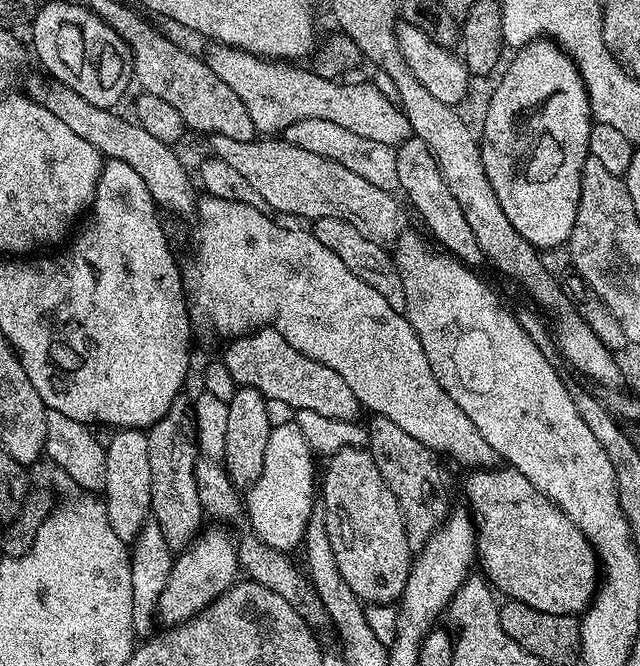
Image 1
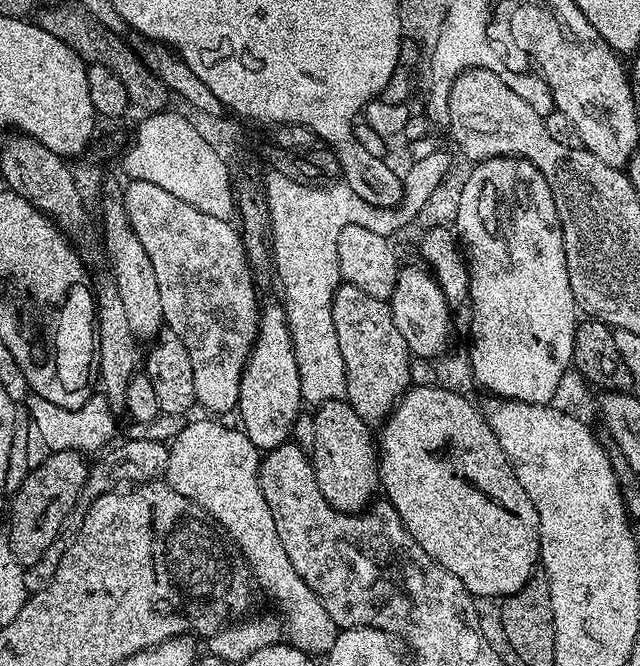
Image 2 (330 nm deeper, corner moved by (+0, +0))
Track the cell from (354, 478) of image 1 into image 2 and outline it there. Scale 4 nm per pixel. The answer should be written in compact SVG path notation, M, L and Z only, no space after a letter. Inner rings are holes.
M347 399L328 400L319 405L315 412L310 459L316 472L318 490L322 490L322 498L326 498L326 502L340 512L359 512L369 507L377 495L375 492L381 487L378 448L374 443L373 429L365 424Z

